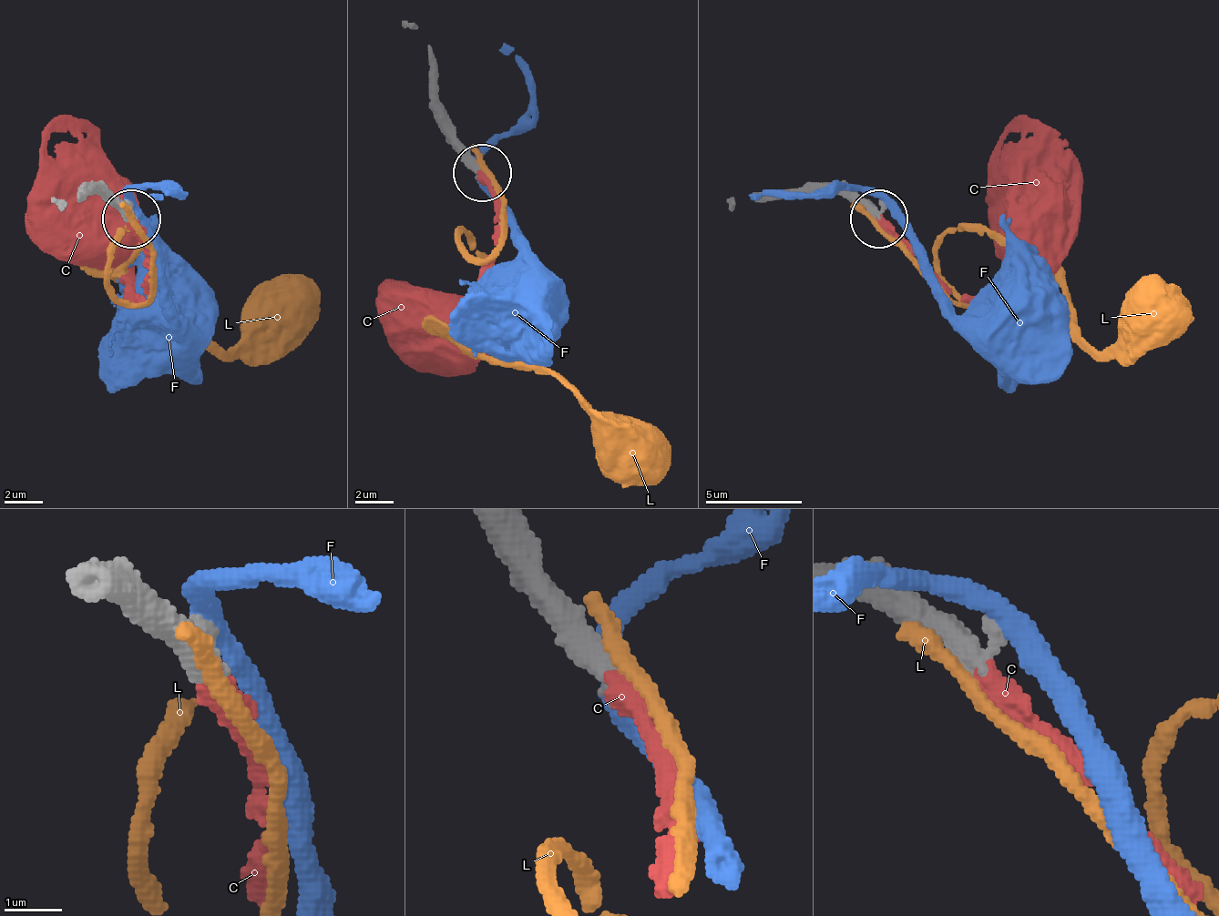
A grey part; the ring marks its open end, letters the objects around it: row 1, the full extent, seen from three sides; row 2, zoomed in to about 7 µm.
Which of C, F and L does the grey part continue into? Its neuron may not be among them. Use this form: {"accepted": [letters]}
{"accepted": ["C"]}

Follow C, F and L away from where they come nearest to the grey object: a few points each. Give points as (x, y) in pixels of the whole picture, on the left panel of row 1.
C: (130, 215), (149, 288), (139, 297), (116, 268), (82, 210), (87, 200)
F: (130, 205), (154, 244), (169, 316), (158, 316), (164, 311)
L: (125, 210), (149, 254), (144, 302), (125, 302), (116, 244), (144, 234), (125, 273), (227, 351), (280, 307)

